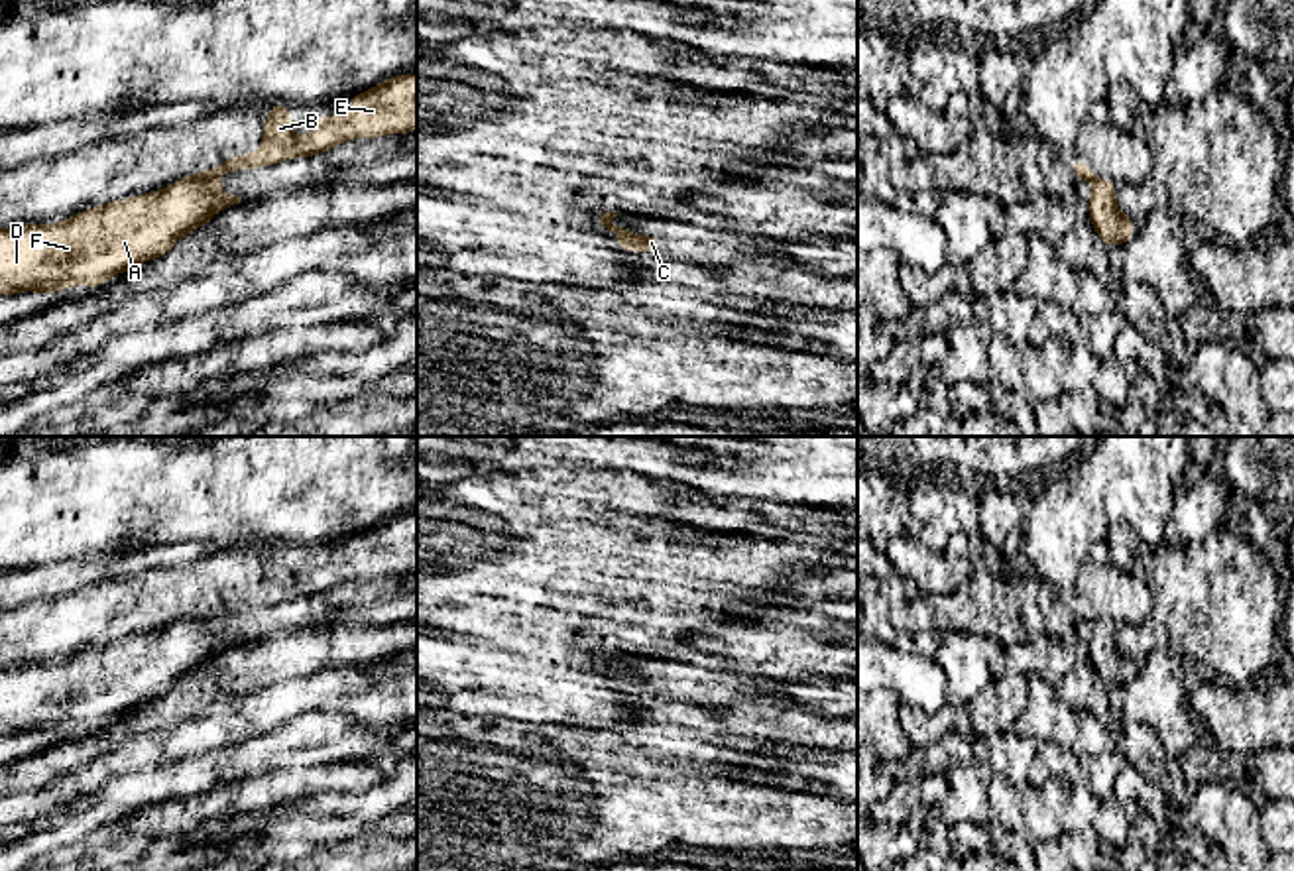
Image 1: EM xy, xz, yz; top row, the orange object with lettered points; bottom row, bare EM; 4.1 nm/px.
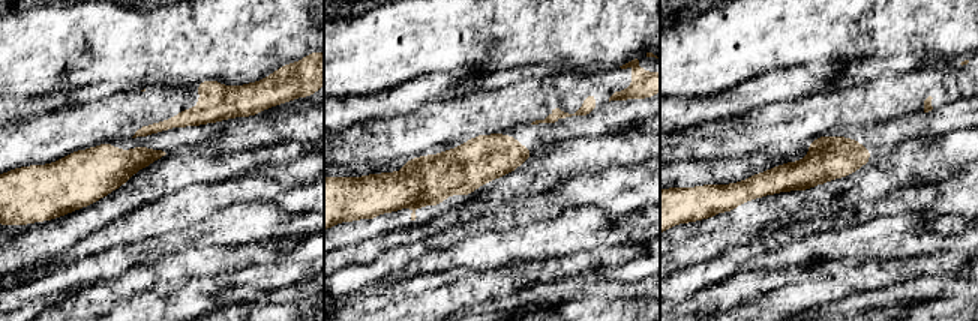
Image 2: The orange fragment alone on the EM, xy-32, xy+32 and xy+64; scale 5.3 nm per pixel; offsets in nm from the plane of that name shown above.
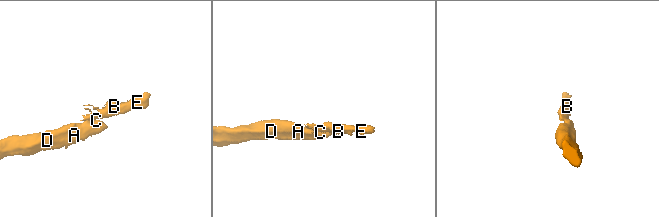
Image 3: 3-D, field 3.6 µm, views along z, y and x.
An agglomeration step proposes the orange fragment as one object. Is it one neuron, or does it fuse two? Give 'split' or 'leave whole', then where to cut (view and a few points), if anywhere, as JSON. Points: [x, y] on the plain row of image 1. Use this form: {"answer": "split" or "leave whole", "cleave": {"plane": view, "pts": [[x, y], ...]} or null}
{"answer": "split", "cleave": {"plane": "xy", "pts": [[211, 618], [177, 622]]}}

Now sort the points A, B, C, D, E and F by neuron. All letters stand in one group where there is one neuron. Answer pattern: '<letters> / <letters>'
A C D F / B E

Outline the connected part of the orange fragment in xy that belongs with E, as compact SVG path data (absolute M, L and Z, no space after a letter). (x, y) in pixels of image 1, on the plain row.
M397 513L346 541L352 545L348 554L319 556L313 570L303 578L297 578L291 570L289 549L283 543L273 543L267 547L269 556L262 564L264 578L256 594L236 594L212 610L177 621L206 621L230 611L321 596L358 578L409 576L417 568L417 515L413 513Z

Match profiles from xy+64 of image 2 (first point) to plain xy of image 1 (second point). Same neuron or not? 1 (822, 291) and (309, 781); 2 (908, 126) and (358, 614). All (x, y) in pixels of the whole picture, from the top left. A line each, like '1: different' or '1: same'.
1: same
2: different

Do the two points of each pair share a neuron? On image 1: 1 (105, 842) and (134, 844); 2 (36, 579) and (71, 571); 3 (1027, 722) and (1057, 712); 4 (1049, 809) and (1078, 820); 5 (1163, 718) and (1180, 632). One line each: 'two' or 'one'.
1: one
2: one
3: one
4: two
5: two

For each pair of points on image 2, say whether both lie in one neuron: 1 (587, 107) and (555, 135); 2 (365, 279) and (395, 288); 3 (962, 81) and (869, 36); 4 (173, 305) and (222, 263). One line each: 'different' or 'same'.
1: different
2: different
3: different
4: different

